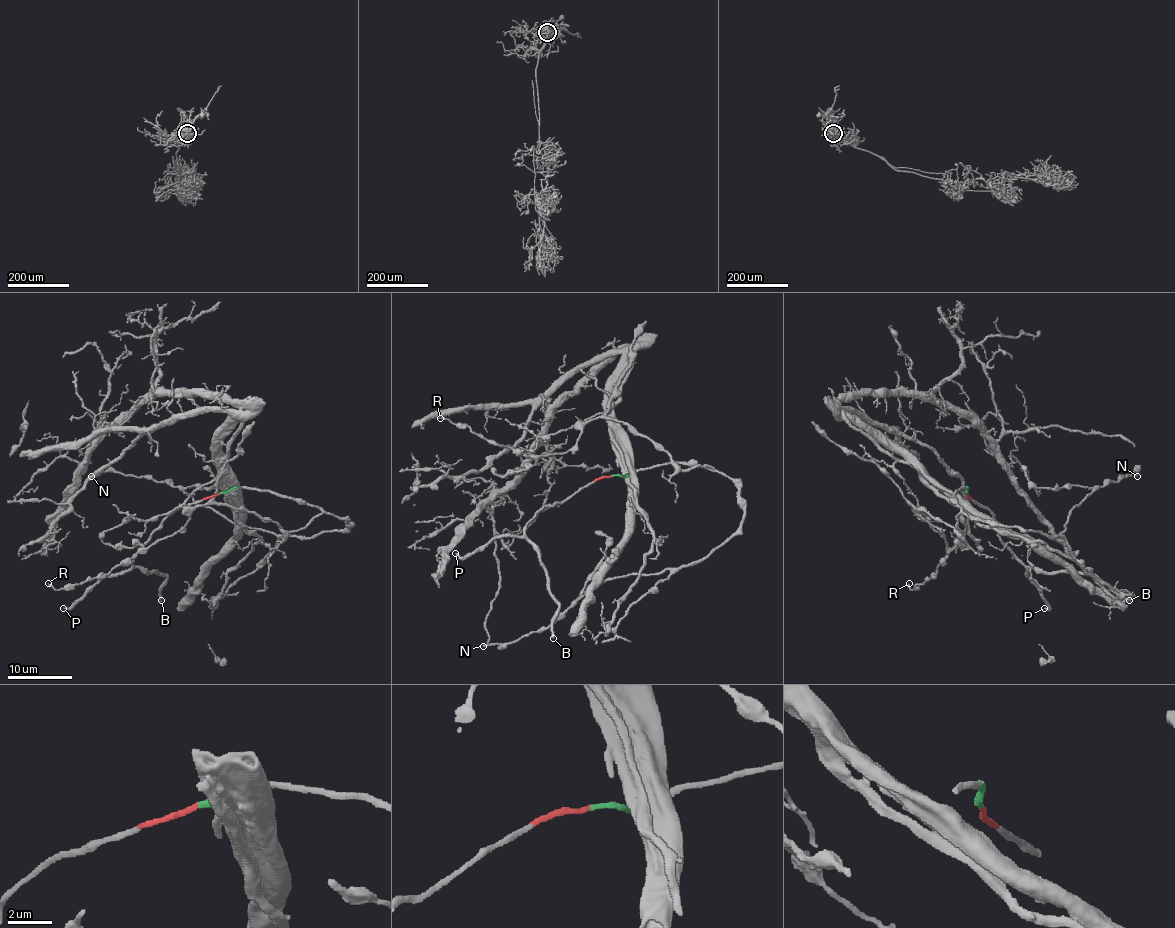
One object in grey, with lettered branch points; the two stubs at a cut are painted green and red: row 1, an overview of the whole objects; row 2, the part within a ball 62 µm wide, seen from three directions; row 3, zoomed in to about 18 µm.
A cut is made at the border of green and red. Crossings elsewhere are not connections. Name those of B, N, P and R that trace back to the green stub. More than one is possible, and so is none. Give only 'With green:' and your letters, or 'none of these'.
With green: N, R

